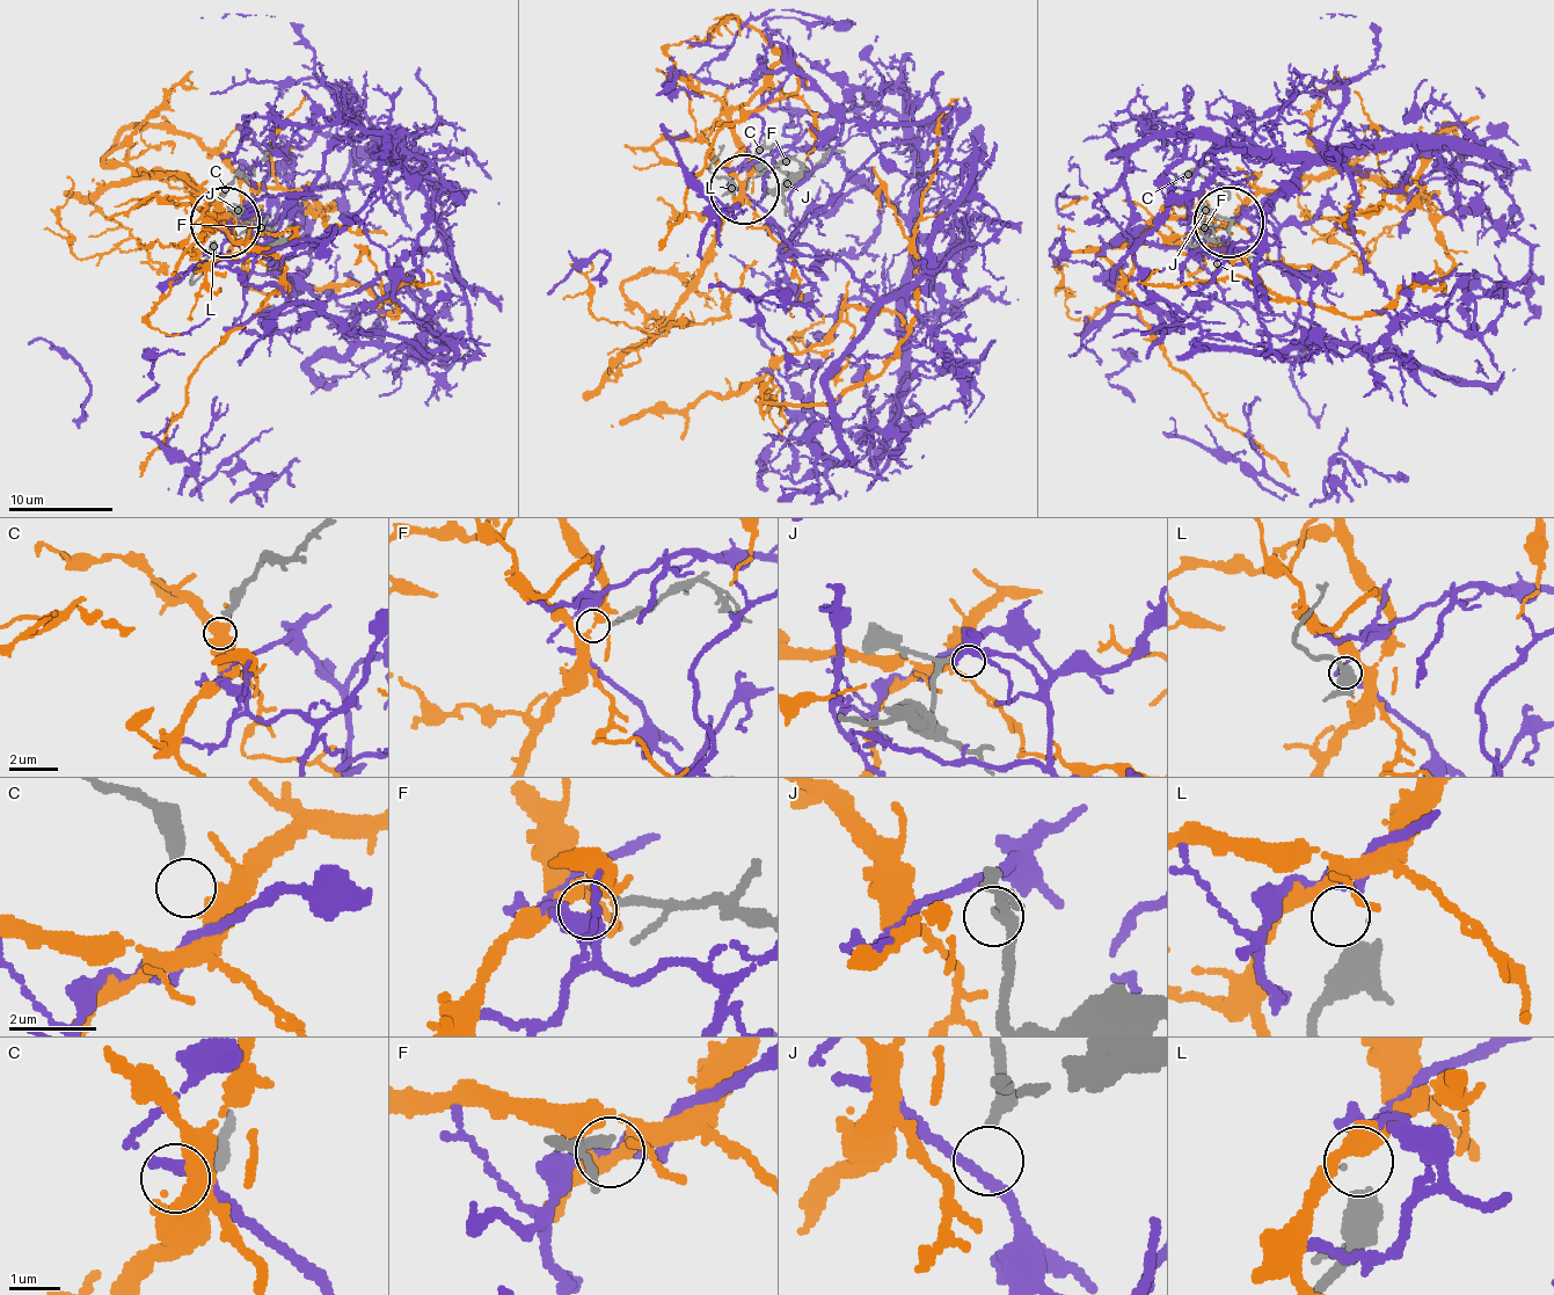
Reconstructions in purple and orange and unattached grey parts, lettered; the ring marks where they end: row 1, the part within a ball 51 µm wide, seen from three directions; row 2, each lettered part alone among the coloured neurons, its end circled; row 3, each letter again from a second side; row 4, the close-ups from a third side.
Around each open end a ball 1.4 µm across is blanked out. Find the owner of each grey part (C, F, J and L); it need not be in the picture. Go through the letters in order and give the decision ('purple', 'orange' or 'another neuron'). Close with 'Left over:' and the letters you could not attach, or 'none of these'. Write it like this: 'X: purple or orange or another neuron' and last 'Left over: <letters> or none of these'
C: orange
F: another neuron
J: another neuron
L: purple
Left over: F, J

